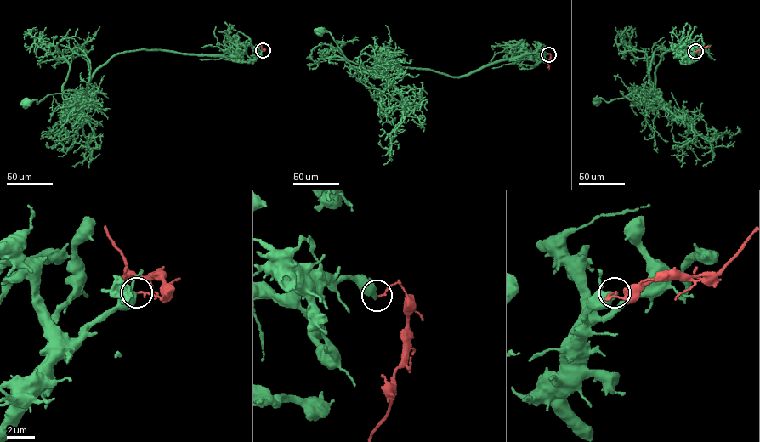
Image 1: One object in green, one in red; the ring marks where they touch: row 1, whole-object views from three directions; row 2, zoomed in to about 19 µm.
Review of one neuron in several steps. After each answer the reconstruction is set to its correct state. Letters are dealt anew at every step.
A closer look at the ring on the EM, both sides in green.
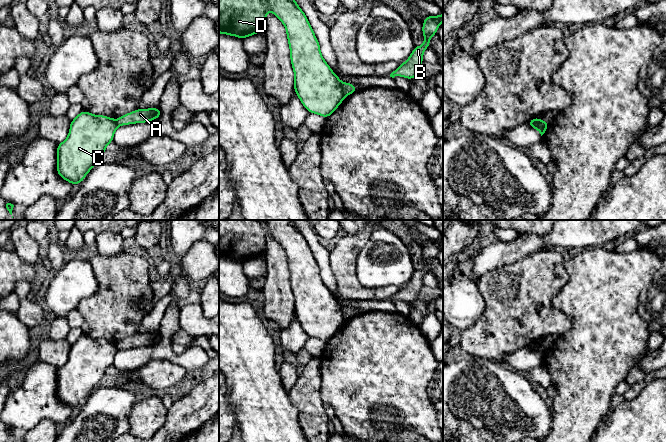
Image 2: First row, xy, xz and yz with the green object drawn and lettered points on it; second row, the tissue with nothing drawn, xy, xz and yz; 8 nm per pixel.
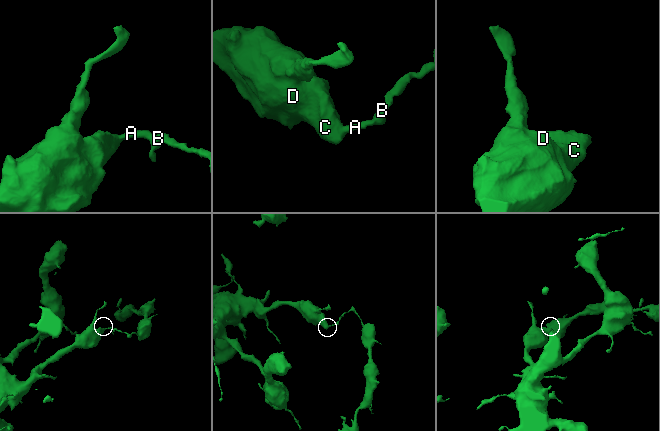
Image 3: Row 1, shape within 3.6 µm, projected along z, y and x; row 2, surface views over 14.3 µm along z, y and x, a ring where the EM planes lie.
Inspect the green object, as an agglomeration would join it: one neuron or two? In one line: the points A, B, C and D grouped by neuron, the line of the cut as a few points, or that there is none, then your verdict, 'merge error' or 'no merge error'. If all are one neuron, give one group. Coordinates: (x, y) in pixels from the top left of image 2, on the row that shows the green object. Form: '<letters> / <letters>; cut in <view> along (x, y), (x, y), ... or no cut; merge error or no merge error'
A B / C D; cut in xz along (341, 82), (341, 90), (344, 96); merge error

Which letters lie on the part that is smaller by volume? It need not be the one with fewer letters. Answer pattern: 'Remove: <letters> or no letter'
Remove: A, B

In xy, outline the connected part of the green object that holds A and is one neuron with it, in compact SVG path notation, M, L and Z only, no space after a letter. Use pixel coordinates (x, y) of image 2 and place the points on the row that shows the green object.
M161 108L137 109L127 113L116 120L117 125L129 125L135 123L146 123L161 116Z

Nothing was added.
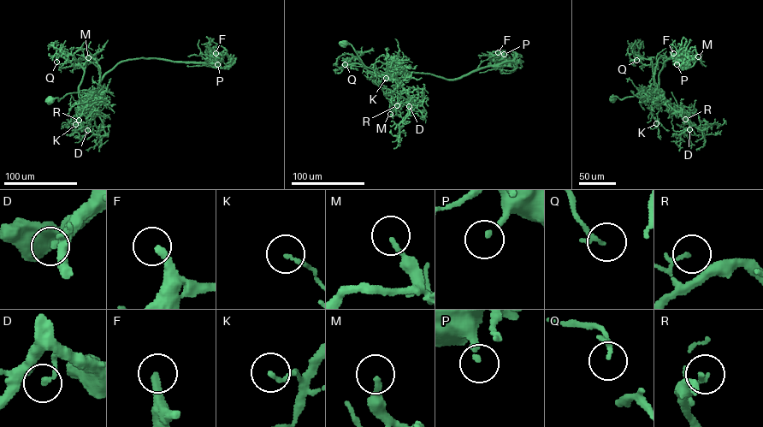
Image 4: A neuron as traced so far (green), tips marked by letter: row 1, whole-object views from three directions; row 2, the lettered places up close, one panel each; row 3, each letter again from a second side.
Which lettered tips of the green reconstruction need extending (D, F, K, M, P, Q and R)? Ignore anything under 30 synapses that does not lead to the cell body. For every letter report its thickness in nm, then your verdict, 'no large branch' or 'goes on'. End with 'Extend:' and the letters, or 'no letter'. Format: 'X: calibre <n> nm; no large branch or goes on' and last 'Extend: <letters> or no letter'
D: calibre 190 nm; no large branch
F: calibre 300 nm; goes on
K: calibre 130 nm; no large branch
M: calibre 190 nm; no large branch
P: calibre 170 nm; goes on
Q: calibre 180 nm; no large branch
R: calibre 140 nm; no large branch
Extend: F, P

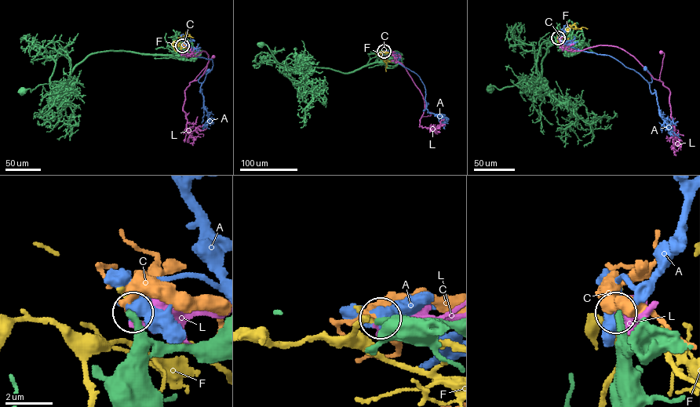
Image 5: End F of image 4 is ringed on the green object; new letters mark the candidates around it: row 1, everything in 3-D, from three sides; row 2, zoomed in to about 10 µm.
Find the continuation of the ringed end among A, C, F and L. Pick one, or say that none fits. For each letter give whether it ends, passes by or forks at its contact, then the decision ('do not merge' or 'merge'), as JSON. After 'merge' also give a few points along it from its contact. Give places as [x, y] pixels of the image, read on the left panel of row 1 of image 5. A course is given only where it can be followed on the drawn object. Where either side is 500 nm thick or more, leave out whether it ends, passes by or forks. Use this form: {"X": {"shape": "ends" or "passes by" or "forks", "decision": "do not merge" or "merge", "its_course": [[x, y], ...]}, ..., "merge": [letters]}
{"A": {"shape": "forks", "decision": "do not merge"}, "C": {"shape": "ends", "decision": "do not merge"}, "F": {"shape": "passes by", "decision": "do not merge"}, "L": {"decision": "do not merge"}, "merge": []}

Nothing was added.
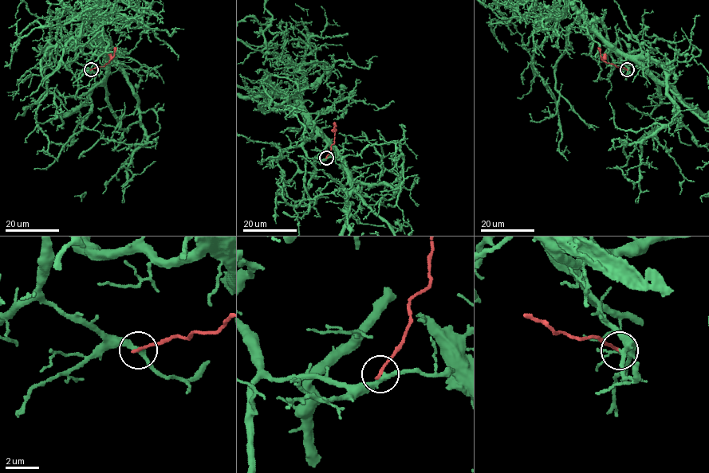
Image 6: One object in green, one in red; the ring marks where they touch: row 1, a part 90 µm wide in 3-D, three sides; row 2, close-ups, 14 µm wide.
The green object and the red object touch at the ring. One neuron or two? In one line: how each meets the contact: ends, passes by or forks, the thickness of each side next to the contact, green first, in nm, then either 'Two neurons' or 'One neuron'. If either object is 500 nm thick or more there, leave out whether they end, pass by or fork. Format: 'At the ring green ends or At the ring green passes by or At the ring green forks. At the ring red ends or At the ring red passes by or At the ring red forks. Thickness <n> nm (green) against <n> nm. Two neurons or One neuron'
At the ring green passes by. At the ring red ends. Thickness 280 nm (green) against 200 nm. Two neurons

